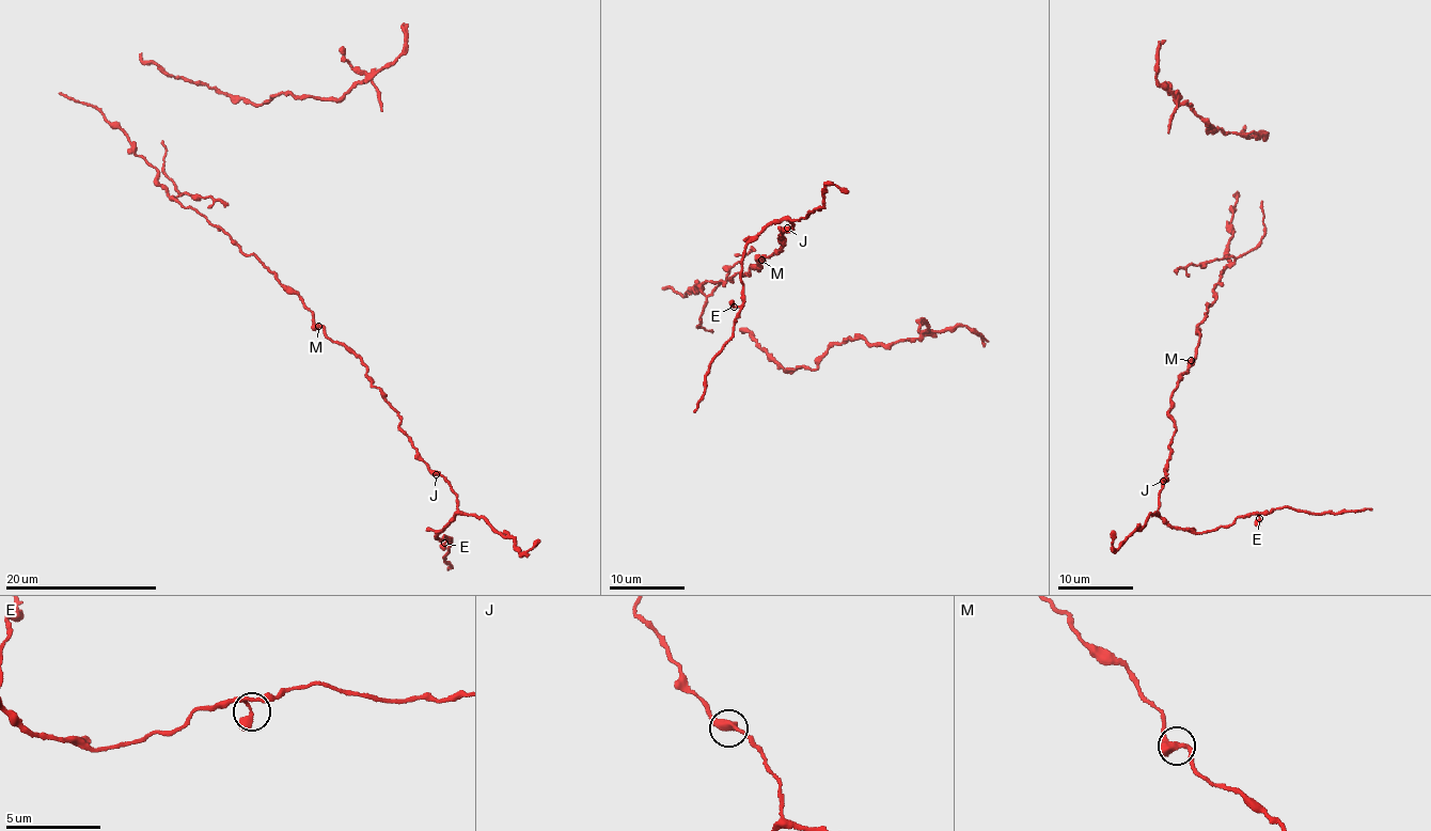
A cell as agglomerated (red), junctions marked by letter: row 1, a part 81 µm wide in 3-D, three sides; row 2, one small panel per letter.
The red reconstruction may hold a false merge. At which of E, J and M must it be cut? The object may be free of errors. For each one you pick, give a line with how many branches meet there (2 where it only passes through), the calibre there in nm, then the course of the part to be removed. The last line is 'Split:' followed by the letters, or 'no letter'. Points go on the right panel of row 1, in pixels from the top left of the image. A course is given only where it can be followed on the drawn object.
M: branches 2; calibre 420 nm
Split: M

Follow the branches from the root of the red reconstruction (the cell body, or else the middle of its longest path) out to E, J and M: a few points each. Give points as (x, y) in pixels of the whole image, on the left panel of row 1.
E: (235, 242), (360, 359), (417, 455), (449, 483), (457, 511), (436, 535), (451, 538), (444, 544)
J: (235, 242), (299, 296), (327, 335), (360, 359), (366, 378), (397, 412), (399, 429), (436, 474)
M: (235, 242), (245, 254), (252, 254), (299, 296), (318, 326)

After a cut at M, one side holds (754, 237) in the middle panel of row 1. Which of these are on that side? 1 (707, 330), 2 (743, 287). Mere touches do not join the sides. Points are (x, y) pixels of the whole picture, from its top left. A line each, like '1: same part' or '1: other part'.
1: other part
2: same part

